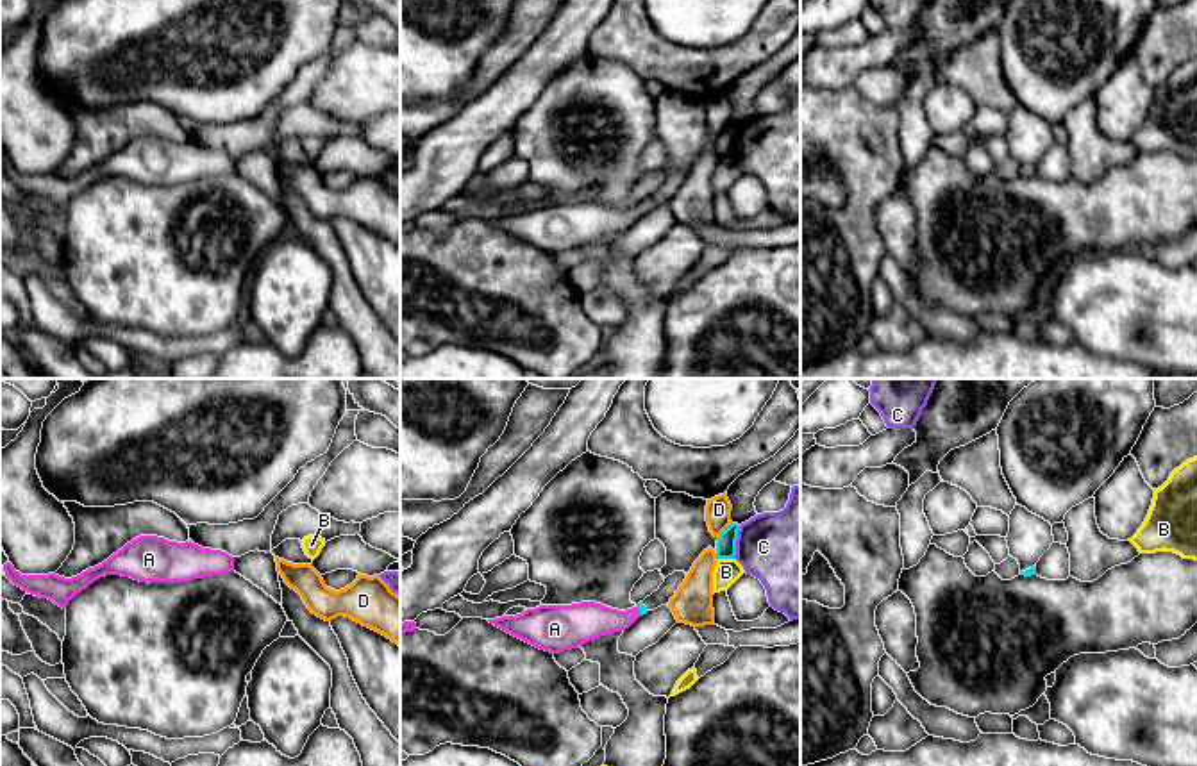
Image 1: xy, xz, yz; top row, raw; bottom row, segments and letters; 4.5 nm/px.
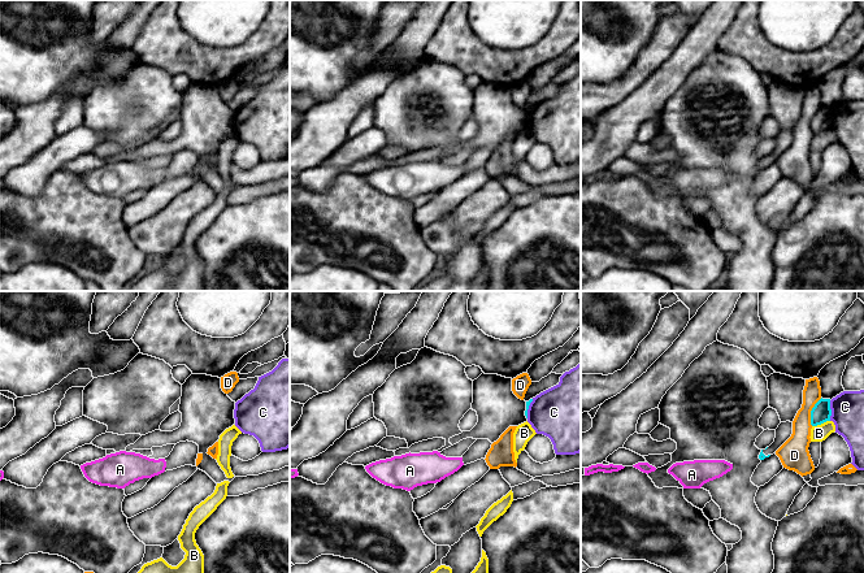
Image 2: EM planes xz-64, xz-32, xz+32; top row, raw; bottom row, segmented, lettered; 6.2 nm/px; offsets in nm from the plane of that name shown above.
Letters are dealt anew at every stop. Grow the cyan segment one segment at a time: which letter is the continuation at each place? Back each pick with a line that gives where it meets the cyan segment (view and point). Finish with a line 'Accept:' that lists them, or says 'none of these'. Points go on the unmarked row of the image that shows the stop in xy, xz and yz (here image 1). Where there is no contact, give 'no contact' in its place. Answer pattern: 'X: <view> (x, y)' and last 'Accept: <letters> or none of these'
A: xz (640, 211)
Accept: A

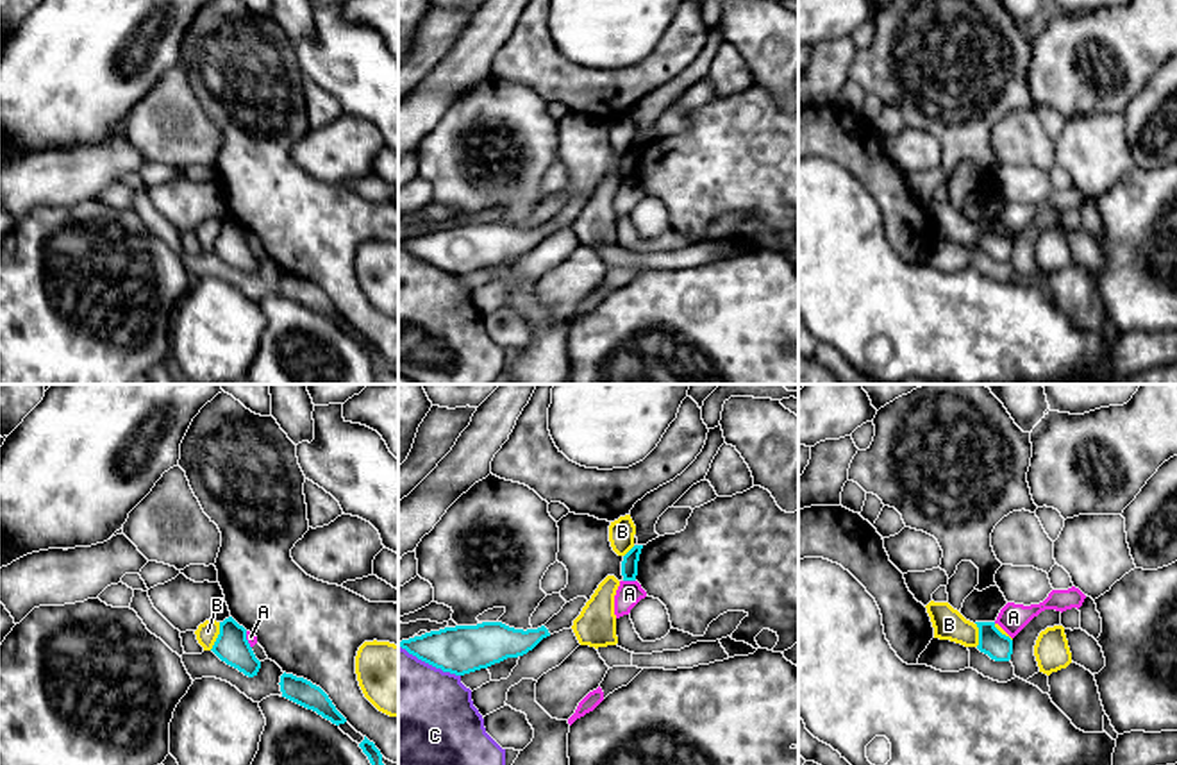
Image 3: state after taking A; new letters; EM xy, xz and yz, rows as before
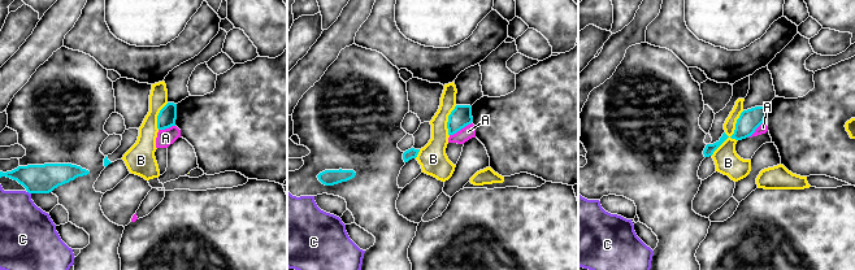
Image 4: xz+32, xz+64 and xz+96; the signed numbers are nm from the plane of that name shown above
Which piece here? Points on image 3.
Accept: none of these

